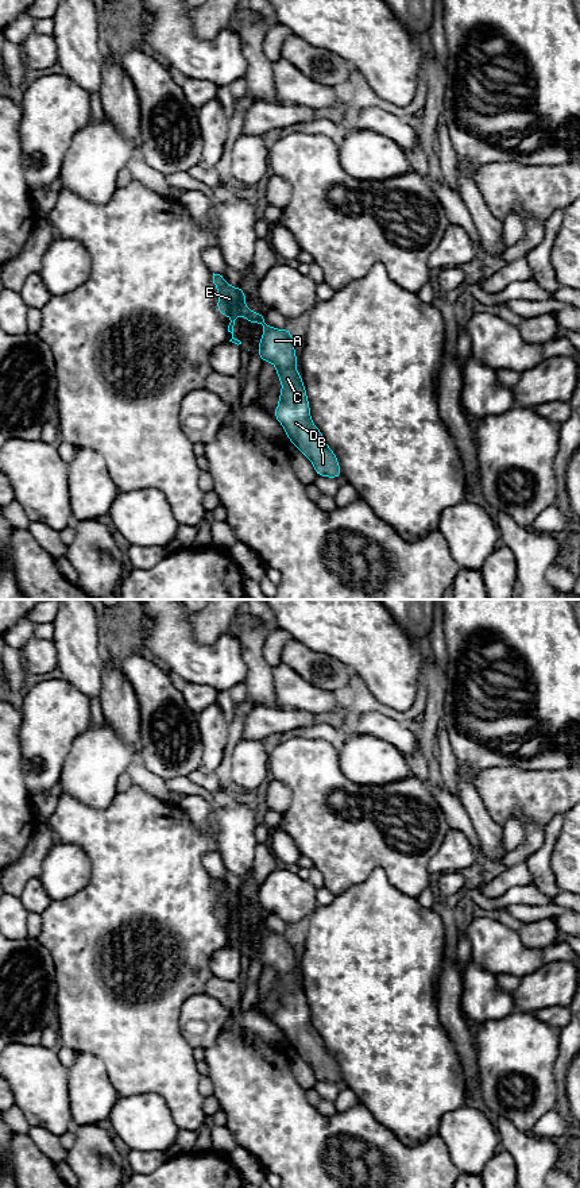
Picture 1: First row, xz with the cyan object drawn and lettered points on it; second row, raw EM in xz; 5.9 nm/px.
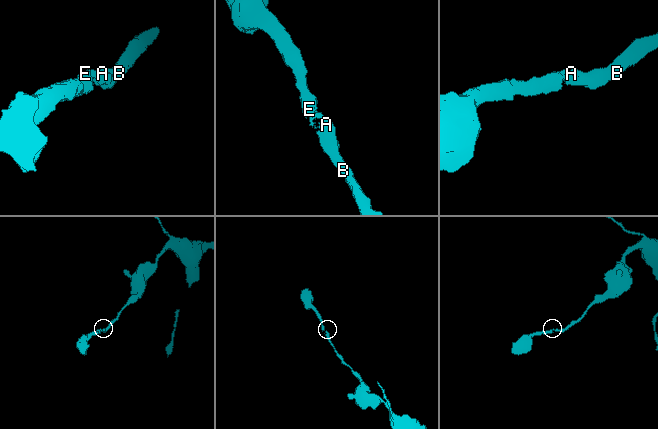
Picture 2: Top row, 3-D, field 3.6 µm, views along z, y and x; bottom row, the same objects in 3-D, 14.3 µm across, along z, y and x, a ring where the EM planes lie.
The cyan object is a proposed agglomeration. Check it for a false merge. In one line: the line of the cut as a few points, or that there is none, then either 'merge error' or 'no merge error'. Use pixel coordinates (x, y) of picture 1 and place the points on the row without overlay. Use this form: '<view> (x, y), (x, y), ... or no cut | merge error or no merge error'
no cut | no merge error

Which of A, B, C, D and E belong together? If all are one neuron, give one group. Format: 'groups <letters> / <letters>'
groups A B C D E

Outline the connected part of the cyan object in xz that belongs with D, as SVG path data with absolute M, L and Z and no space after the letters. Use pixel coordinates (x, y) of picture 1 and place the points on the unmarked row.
M213 878L213 888L219 894L219 918L223 922L227 917L229 918L231 927L228 930L228 937L232 938L229 946L237 950L241 949L240 945L233 942L233 930L237 919L244 921L251 929L260 927L264 933L262 946L256 953L259 954L259 961L263 967L272 967L275 969L277 980L283 990L274 1021L282 1029L289 1045L312 1065L318 1081L341 1083L341 1075L335 1057L325 1048L320 1034L312 1027L303 986L295 973L297 960L290 934L275 934L266 927L264 918L254 918L251 913L247 914L244 895L241 892L229 891L223 880Z

